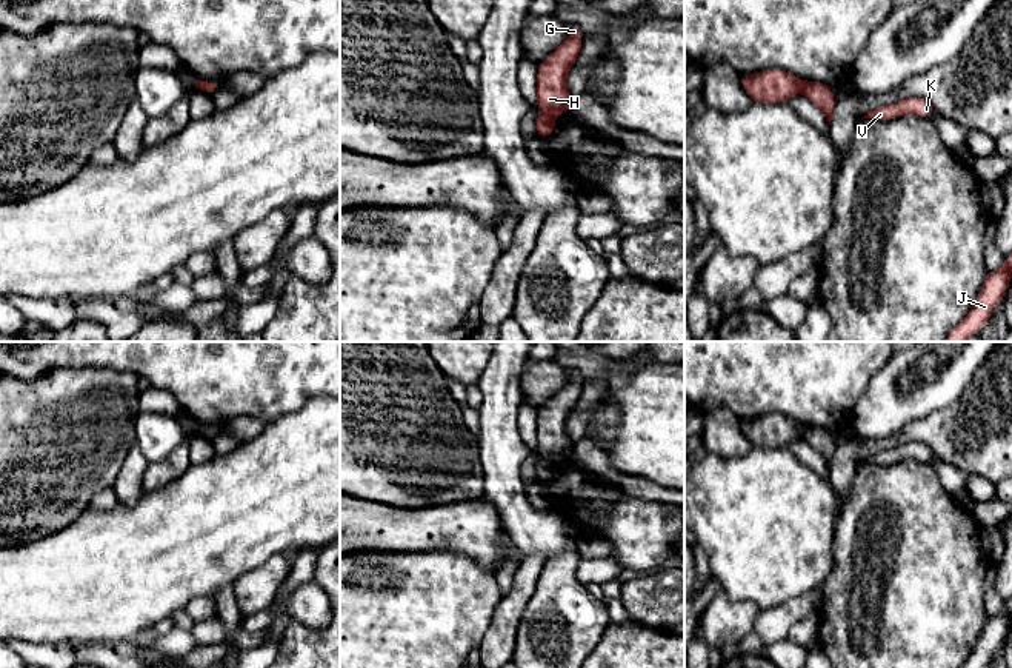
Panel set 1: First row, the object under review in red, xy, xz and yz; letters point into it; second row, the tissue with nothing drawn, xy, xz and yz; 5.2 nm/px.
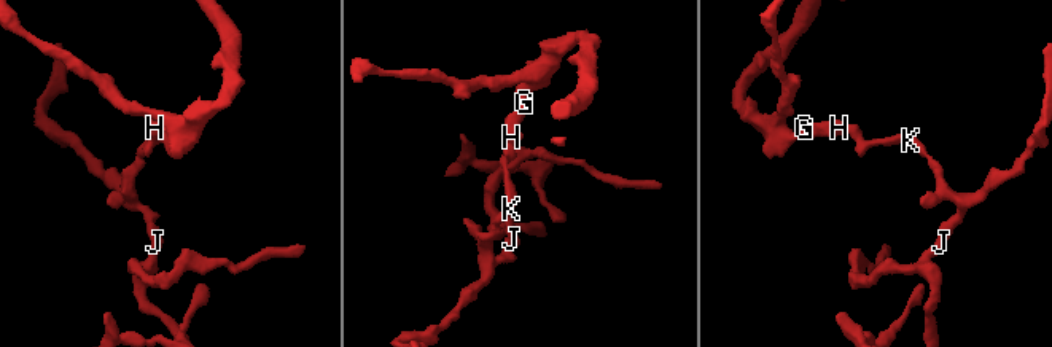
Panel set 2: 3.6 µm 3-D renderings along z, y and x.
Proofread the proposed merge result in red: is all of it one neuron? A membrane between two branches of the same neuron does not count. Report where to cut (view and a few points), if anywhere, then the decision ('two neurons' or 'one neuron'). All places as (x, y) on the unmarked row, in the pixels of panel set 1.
cut in xz along (542, 456), (552, 459); two neurons

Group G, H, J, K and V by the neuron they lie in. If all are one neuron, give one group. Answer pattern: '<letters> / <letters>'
G H / J K V

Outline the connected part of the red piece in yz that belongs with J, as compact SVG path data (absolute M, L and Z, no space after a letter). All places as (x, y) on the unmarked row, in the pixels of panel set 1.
M1012 599L1006 600L1006 610L1001 614L987 614L986 625L972 654L960 668L987 668L992 663L994 653L1003 645L1009 633L1010 620Z

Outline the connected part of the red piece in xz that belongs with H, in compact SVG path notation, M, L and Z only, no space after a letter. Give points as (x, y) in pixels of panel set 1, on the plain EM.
M569 369L569 382L538 411L537 453L540 457L561 459L572 449L572 440L566 434L566 422L581 396L581 374Z

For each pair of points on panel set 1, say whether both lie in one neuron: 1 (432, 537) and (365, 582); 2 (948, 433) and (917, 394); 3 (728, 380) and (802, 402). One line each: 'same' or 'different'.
1: different
2: different
3: same

